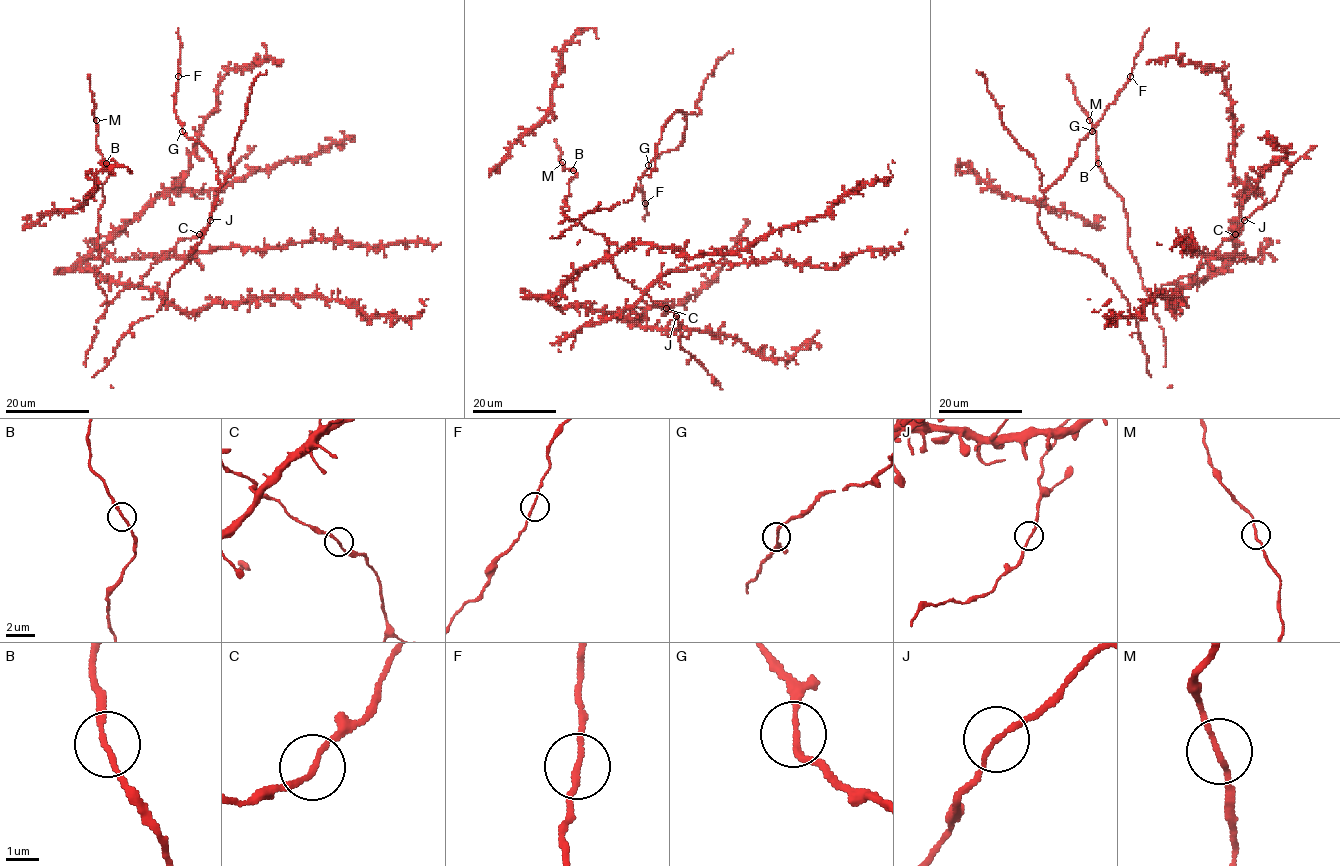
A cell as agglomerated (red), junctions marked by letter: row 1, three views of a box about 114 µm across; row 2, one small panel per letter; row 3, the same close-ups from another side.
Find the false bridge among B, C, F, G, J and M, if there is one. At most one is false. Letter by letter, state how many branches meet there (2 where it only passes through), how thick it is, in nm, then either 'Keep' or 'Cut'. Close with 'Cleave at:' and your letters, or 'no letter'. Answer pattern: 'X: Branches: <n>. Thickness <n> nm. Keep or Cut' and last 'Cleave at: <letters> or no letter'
B: Branches: 2. Thickness 170 nm. Keep
C: Branches: 2. Thickness 150 nm. Keep
F: Branches: 2. Thickness 150 nm. Keep
G: Branches: 2. Thickness 160 nm. Keep
J: Branches: 2. Thickness 130 nm. Keep
M: Branches: 2. Thickness 150 nm. Keep
Cleave at: no letter

